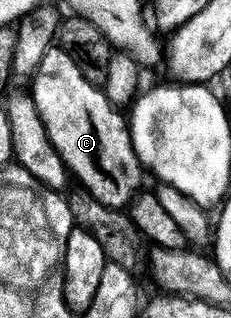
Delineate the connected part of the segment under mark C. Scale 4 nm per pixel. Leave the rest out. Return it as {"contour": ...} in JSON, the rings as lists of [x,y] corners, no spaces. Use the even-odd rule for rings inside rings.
{"contour":[[[52,48],[42,60],[40,70],[30,86],[31,97],[36,99],[36,107],[46,124],[46,132],[54,144],[54,148],[62,156],[62,160],[70,171],[71,177],[81,182],[79,184],[102,205],[110,209],[123,211],[136,197],[140,186],[142,167],[140,157],[132,143],[132,131],[119,109],[112,105],[101,87],[90,84],[86,76],[74,64],[74,60],[63,48]]]}

